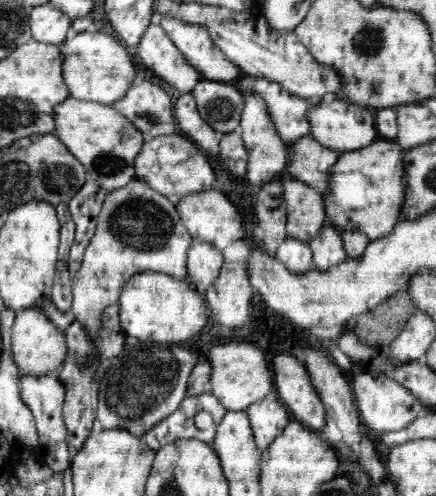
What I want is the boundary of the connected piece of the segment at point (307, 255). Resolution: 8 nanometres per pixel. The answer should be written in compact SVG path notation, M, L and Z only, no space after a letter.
M286 237L286 240L278 246L278 250L274 256L280 259L287 269L298 275L311 271L313 262L311 262L312 249L309 243L294 239L294 237Z

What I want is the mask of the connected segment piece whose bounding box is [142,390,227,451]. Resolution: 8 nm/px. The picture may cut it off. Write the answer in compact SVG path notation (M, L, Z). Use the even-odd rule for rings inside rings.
M208 390L200 396L186 396L181 402L180 408L168 418L162 420L162 424L155 425L146 435L142 436L142 440L150 448L155 451L165 447L166 444L174 443L178 440L195 439L202 443L212 444L215 438L218 424L227 410L219 403L213 394Z

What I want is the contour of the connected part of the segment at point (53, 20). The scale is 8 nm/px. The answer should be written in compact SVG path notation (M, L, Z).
M50 1L29 10L29 25L34 40L56 45L66 39L71 18L56 8Z

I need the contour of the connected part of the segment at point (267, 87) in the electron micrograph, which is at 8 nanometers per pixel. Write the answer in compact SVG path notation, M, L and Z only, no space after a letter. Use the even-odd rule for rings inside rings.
M240 72L235 78L233 85L240 93L245 97L259 97L263 100L267 112L269 112L269 118L274 123L278 134L281 136L282 142L284 142L284 148L286 148L286 154L291 153L291 146L293 142L300 137L310 136L310 124L306 118L306 112L310 107L317 105L324 98L302 98L295 96L294 94L287 92L286 89L282 89L282 86L278 83L270 82L269 80L249 75L248 73Z

